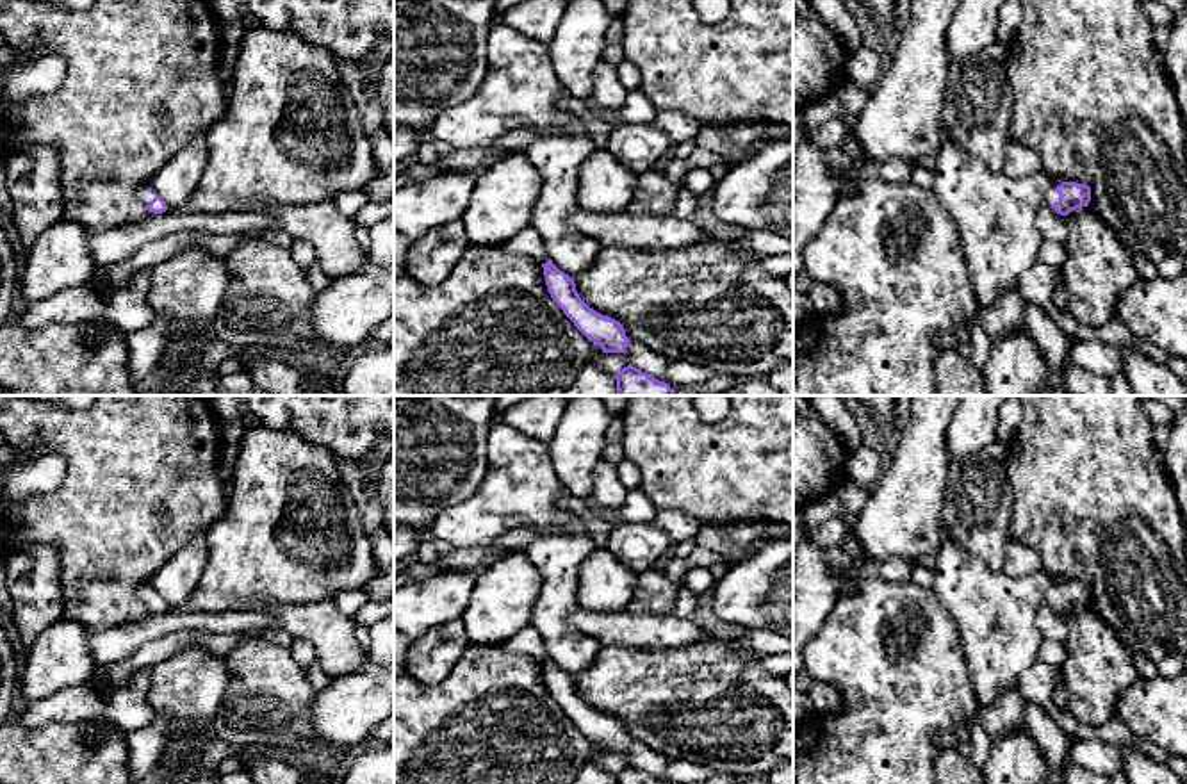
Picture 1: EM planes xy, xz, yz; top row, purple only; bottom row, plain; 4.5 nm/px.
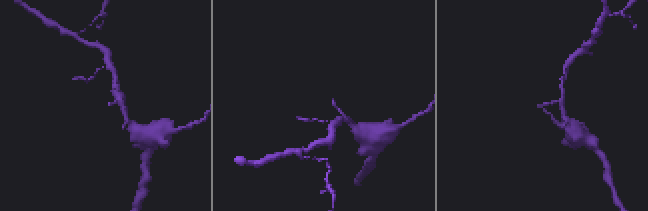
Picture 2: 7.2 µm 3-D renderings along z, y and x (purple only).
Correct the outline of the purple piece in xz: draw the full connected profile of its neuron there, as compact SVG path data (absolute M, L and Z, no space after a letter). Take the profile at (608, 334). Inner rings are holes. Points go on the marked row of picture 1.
M526 226L515 237L503 242L501 249L513 255L529 255L538 260L544 267L551 298L574 326L592 340L594 346L599 346L602 353L626 355L626 347L631 340L626 337L624 326L608 315L595 312L579 298L574 280L553 264L542 237L533 226Z

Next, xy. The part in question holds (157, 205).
M148 182L135 187L135 196L148 212L162 214L168 210L166 201L150 187Z

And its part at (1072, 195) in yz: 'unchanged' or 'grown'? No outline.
grown

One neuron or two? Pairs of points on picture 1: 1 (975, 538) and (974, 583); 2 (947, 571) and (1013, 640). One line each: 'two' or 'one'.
1: two
2: one

